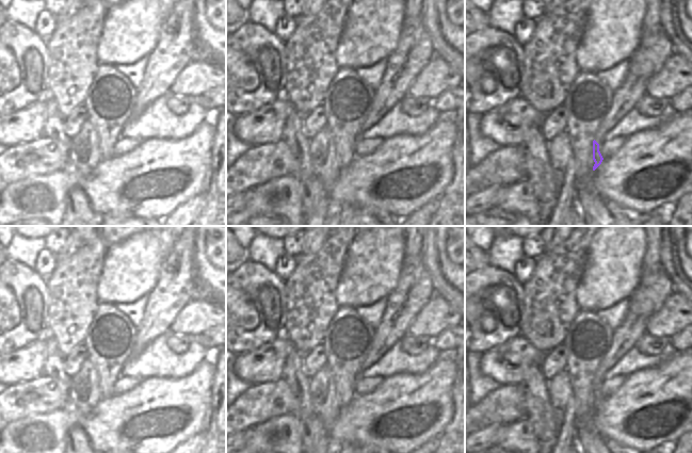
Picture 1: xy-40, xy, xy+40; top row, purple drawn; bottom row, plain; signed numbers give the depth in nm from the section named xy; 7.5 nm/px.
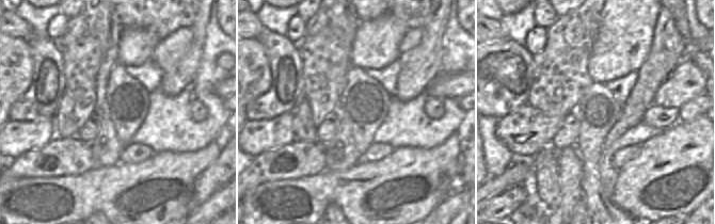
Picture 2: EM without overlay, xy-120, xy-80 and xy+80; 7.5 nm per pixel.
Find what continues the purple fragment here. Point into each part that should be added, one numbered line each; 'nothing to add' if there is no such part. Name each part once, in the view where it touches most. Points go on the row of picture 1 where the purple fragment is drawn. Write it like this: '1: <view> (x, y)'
1: xy+40 (655, 48)

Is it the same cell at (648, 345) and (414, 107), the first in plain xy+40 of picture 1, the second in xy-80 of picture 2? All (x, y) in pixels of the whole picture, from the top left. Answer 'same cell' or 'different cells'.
different cells

